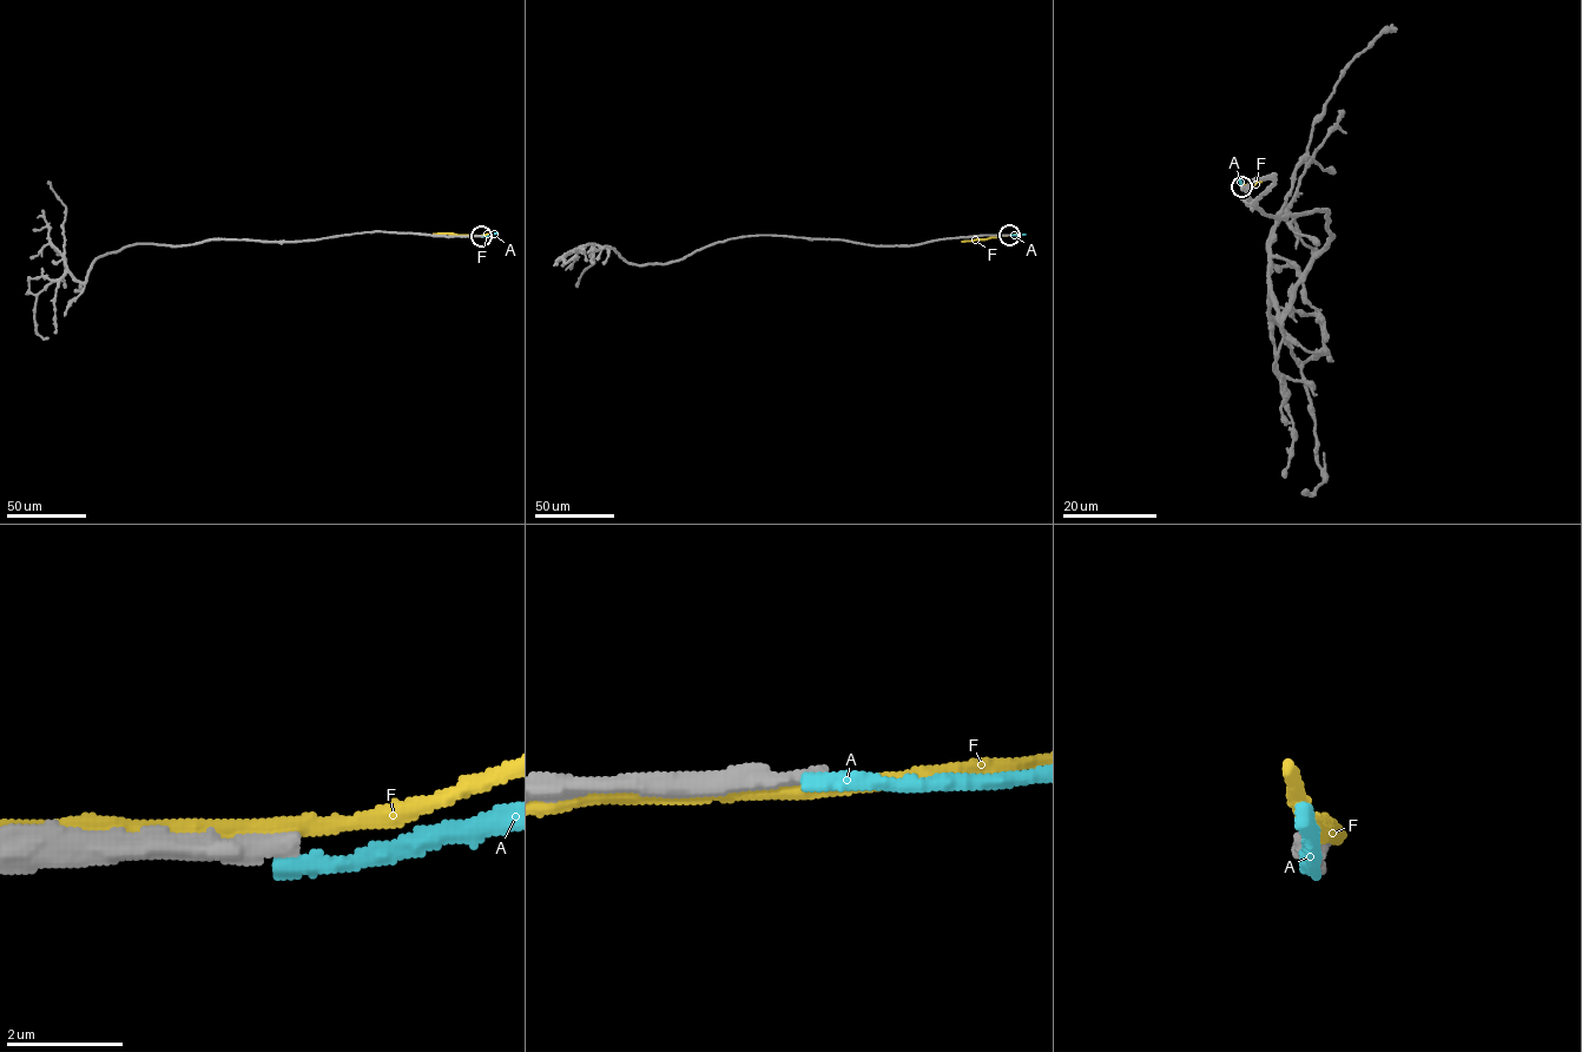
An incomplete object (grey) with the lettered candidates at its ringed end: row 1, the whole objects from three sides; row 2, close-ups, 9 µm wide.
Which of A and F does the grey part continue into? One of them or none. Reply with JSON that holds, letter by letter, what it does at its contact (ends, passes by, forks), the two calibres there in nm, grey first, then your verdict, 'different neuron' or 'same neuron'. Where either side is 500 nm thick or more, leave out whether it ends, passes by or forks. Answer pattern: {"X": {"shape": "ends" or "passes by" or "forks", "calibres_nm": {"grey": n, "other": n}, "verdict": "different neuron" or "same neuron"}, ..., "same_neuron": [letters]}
{"A": {"shape": "ends", "calibres_nm": {"grey": 360, "other": 320}, "verdict": "different neuron"}, "F": {"shape": "passes by", "calibres_nm": {"grey": 360, "other": 280}, "verdict": "different neuron"}, "same_neuron": []}

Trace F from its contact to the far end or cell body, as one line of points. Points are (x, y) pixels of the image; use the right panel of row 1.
F: (1243, 186), (1261, 181)

